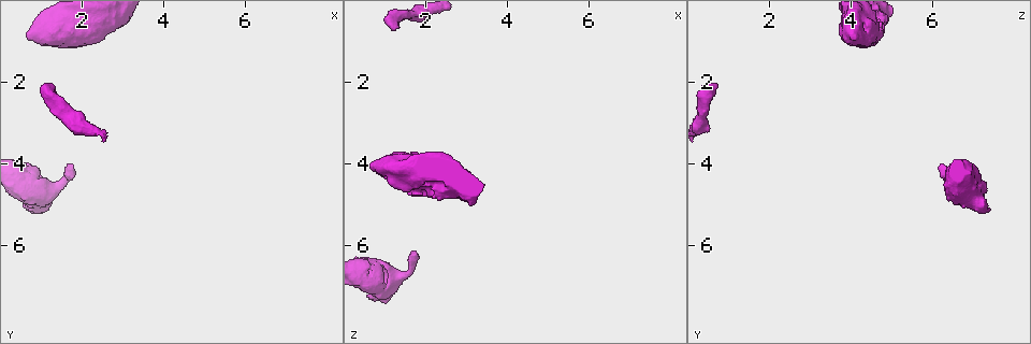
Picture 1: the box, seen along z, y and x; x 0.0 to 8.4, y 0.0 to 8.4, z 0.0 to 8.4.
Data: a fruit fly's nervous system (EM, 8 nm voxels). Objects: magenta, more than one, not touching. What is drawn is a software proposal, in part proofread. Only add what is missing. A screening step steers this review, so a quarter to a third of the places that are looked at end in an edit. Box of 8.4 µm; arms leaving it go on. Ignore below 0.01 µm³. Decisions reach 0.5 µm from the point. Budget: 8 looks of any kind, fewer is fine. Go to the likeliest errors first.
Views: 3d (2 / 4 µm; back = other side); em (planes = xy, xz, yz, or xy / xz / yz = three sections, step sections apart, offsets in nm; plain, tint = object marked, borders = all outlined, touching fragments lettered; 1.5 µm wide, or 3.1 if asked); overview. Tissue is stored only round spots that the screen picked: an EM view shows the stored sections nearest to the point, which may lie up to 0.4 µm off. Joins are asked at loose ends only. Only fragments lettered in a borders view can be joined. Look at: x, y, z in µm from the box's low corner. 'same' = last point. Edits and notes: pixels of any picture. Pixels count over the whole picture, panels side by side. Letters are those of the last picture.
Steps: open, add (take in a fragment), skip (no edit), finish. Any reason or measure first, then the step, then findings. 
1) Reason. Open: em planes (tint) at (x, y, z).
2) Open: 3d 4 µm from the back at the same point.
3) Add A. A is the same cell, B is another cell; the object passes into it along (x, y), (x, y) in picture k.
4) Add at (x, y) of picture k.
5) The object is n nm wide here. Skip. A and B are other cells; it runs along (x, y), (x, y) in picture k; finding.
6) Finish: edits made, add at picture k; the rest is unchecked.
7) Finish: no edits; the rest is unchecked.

Free end. Open: 3d 4 µm at (1.25, 2.00, 0.70).

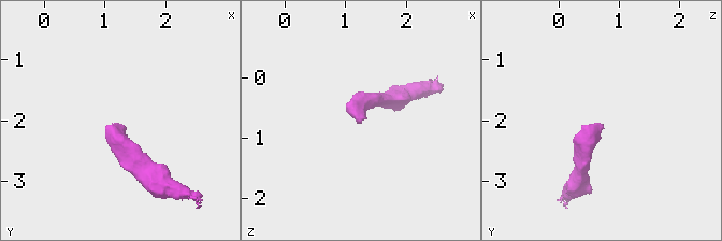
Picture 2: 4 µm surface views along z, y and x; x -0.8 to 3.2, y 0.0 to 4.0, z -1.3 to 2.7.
Now the EM. Open: em planes (borders) at (1.30, 2.05, 0.70).

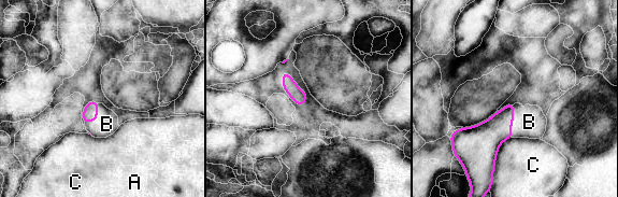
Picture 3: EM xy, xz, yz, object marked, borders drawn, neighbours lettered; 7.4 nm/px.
The longest contact is with C, 300 nm. Add at (529, 122) of picture 3. B is the same cell, A and C are other cells; it goes on there.

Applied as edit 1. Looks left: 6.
Branch stops here. Open: em planes (borders) at (0.65, 0.95, 4.10).

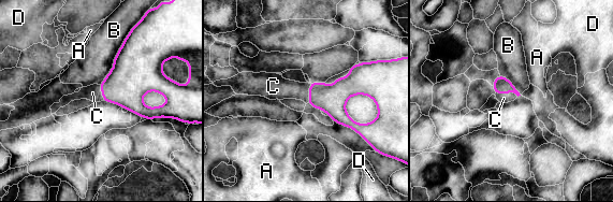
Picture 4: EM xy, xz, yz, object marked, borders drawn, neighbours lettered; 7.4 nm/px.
Add at (504, 98) of picture 4. C is the same cell, A, B and D are other cells; the neuron continues.

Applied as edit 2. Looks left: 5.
See it whole again. Open: overview.

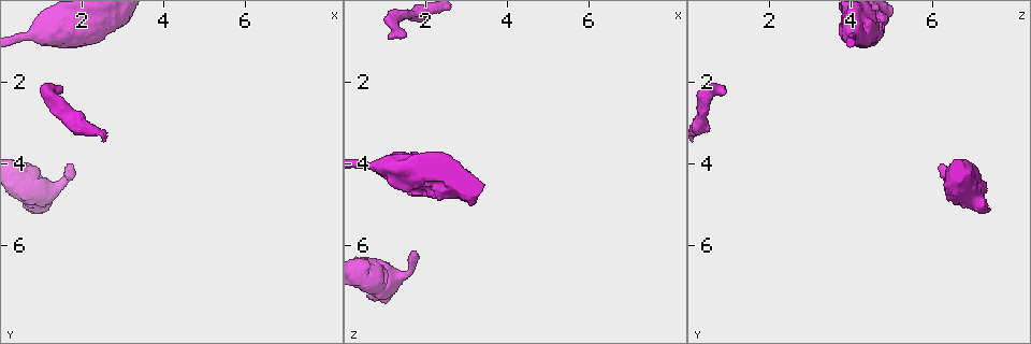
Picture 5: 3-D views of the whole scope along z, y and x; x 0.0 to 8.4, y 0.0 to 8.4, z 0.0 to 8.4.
Free end. Open: em planes (borders) at (0.85, 4.40, 7.30).

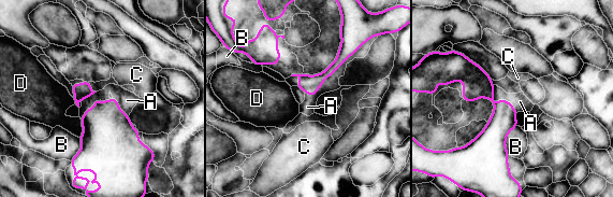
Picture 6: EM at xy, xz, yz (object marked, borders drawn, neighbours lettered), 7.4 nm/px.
Skip. A, B, C and D are other cells; it runs along (463, 58), (498, 107), (505, 159) in picture 6; none of them fits.

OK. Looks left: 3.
Finish: edits made, add at picture 3, add at picture 4; the rest is unchecked.

